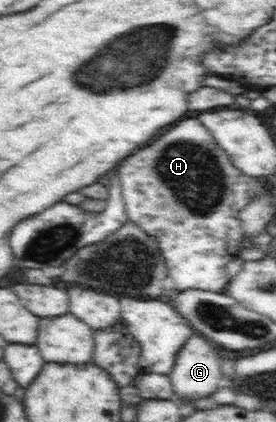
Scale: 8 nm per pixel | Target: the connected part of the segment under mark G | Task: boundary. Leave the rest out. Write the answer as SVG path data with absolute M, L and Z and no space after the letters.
M195 332L178 351L168 376L173 393L180 399L196 401L206 397L220 387L222 371L218 351L214 351L208 340Z

